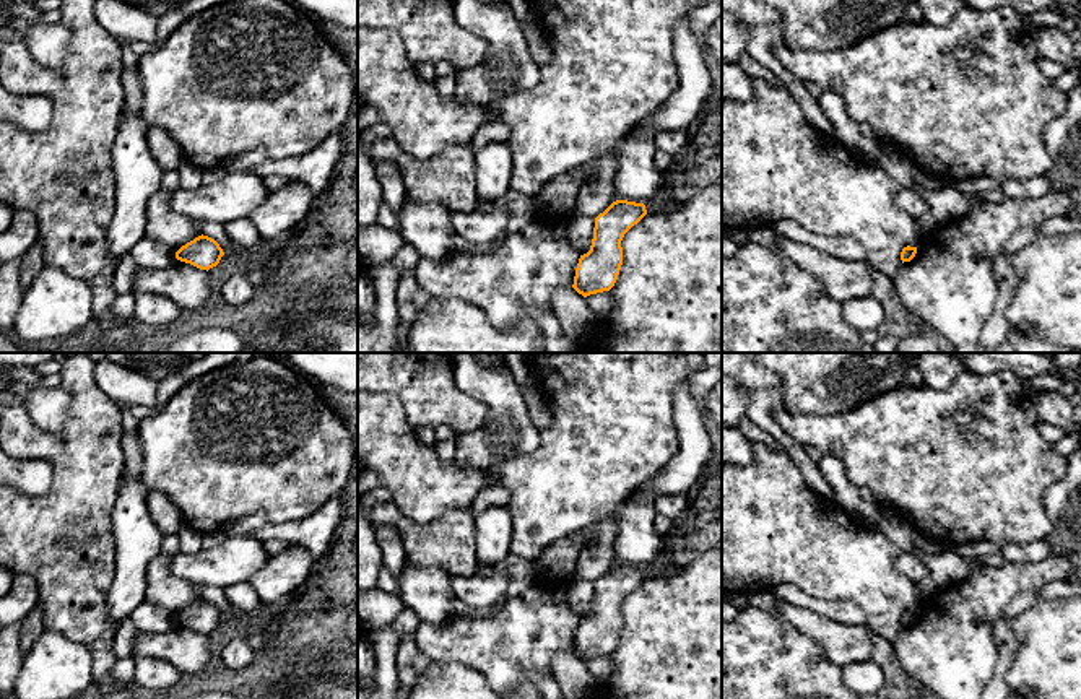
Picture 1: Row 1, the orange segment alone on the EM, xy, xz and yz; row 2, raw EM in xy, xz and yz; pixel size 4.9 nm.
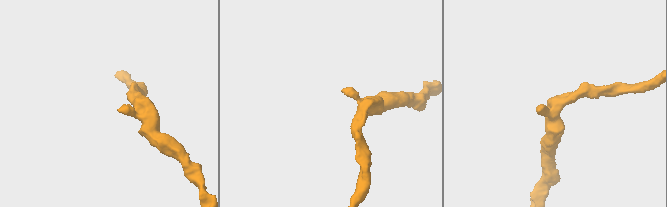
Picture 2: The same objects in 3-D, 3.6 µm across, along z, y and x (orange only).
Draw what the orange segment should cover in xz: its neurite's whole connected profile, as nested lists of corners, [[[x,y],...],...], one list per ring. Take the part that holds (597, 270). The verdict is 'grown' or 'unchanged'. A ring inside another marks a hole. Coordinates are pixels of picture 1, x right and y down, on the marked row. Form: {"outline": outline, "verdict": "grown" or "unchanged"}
{"outline": [[[616,200],[595,218],[590,250],[580,255],[572,288],[584,297],[610,291],[623,265],[621,241],[647,215],[644,203]]], "verdict": "unchanged"}

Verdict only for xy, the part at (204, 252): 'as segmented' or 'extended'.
as segmented

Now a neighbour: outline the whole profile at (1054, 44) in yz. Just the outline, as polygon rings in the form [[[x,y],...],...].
[[[1053,28],[1039,29],[1031,37],[1031,47],[1037,57],[1053,60],[1065,70],[1081,73],[1081,62],[1073,57],[1070,34]]]

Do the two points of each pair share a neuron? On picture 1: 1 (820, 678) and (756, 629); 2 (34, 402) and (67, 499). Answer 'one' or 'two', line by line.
1: one
2: two

